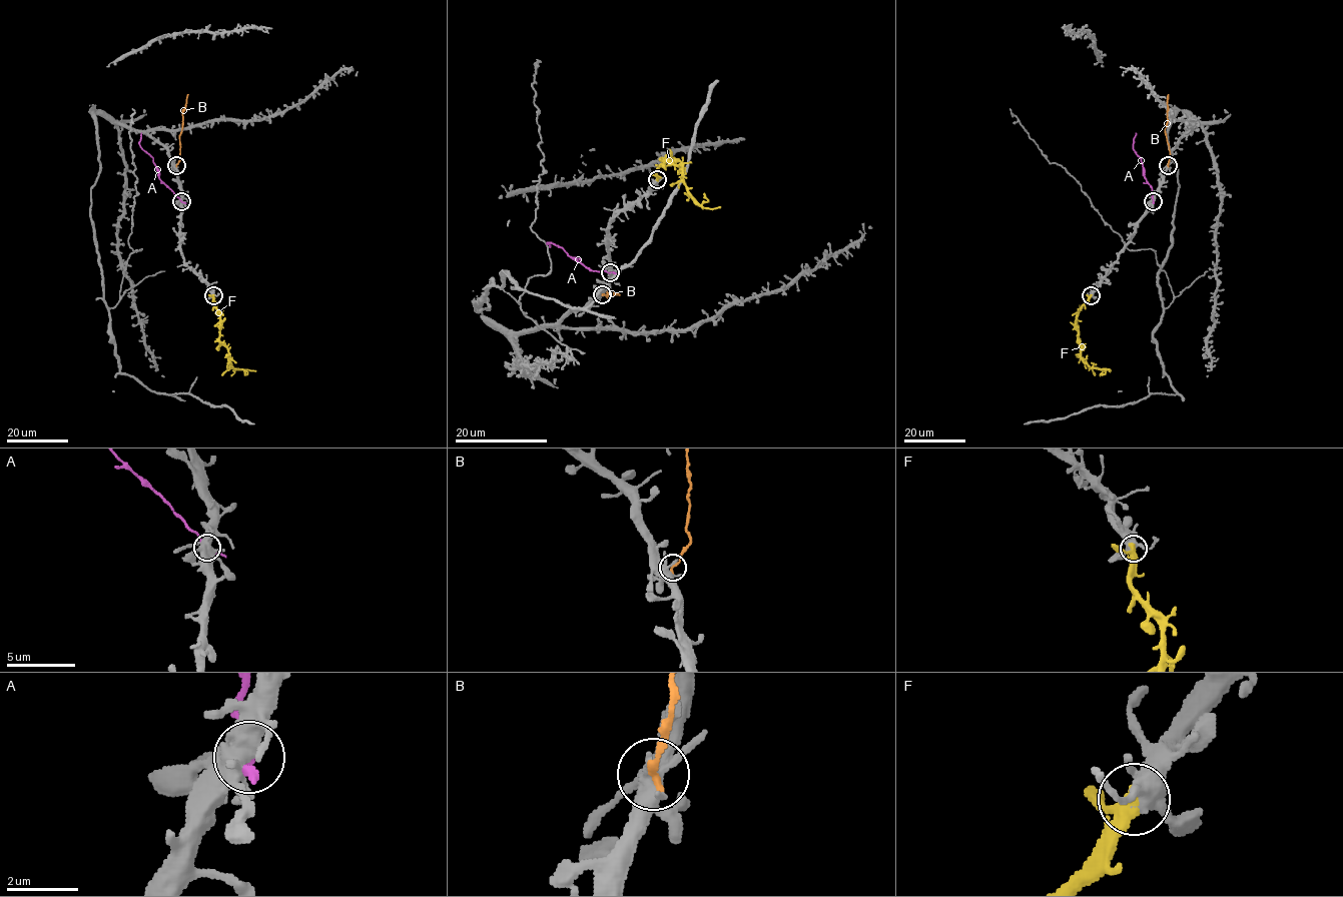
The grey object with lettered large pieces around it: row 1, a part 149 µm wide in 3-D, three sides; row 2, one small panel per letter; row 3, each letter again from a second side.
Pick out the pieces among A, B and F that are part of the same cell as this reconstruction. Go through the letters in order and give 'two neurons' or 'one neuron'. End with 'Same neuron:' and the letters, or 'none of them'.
A: two neurons
B: two neurons
F: one neuron
Same neuron: F

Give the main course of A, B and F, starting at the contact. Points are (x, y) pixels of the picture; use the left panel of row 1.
A: (181, 201), (158, 176), (153, 158), (140, 147), (141, 133)
B: (176, 165), (180, 159), (179, 134), (187, 94)
F: (213, 295), (213, 305), (219, 313), (219, 341), (228, 350), (229, 366), (255, 371)

